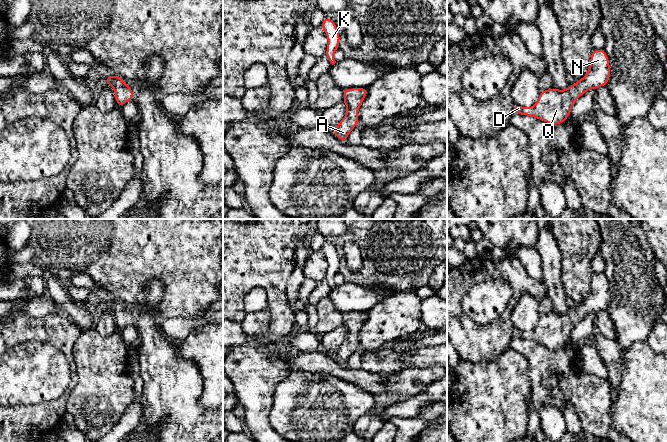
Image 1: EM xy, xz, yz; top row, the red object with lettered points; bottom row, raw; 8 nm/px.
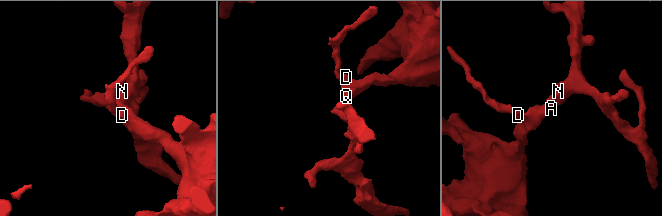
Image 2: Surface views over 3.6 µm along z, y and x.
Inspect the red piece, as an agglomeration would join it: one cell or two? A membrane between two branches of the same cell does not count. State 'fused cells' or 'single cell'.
single cell

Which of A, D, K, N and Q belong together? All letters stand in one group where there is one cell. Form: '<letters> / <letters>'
A D K N Q

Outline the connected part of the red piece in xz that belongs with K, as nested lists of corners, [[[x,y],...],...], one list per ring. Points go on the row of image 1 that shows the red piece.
[[[326,16],[321,24],[321,27],[325,31],[328,38],[328,45],[325,56],[329,59],[330,63],[333,65],[336,63],[334,59],[334,52],[339,47],[340,35],[336,24]]]

